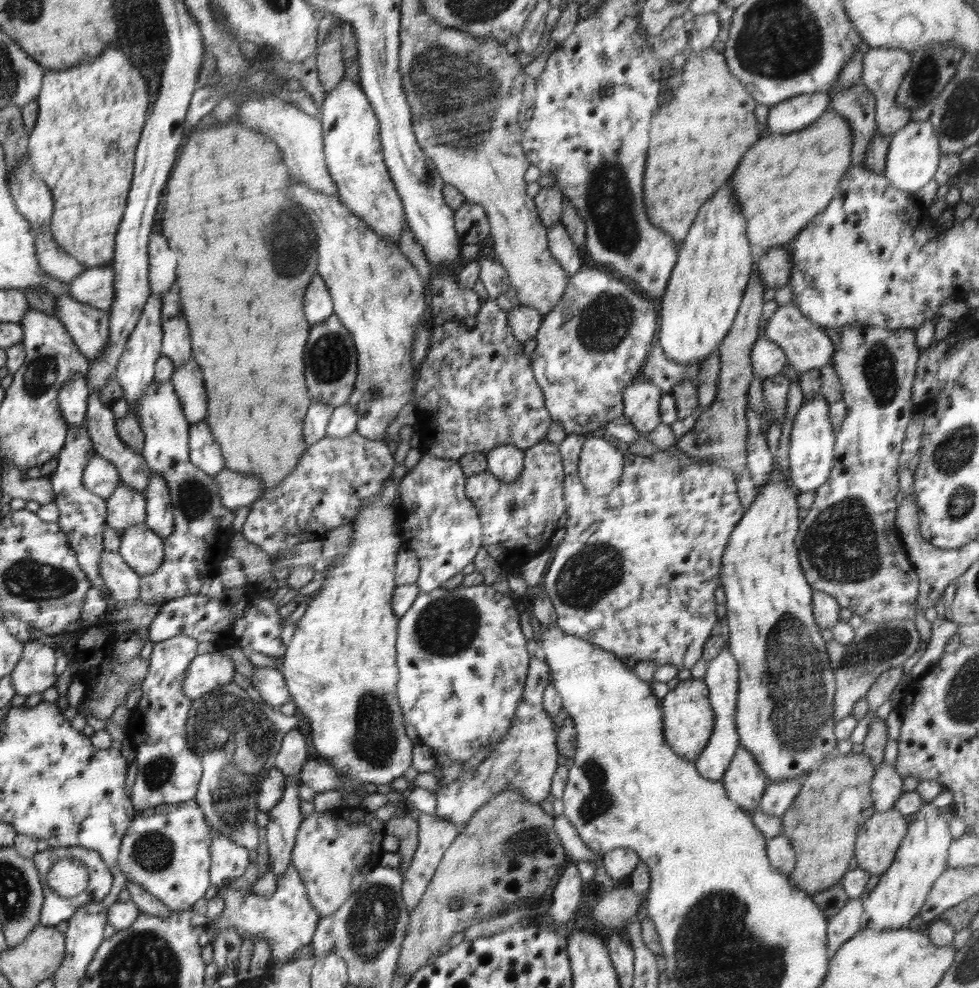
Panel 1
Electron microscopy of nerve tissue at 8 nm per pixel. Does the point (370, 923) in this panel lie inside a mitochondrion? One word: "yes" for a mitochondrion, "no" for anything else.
yes

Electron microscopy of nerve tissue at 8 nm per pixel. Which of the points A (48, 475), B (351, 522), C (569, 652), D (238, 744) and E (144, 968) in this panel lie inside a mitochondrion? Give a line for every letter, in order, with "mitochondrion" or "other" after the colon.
A: other
B: other
C: other
D: mitochondrion
E: mitochondrion

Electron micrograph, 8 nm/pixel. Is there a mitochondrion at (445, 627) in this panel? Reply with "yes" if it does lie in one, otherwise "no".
yes

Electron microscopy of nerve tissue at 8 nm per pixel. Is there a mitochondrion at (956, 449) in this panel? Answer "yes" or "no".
yes

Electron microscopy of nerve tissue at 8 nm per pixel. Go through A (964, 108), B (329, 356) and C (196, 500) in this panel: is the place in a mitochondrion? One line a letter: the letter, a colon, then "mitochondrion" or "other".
A: mitochondrion
B: mitochondrion
C: mitochondrion

